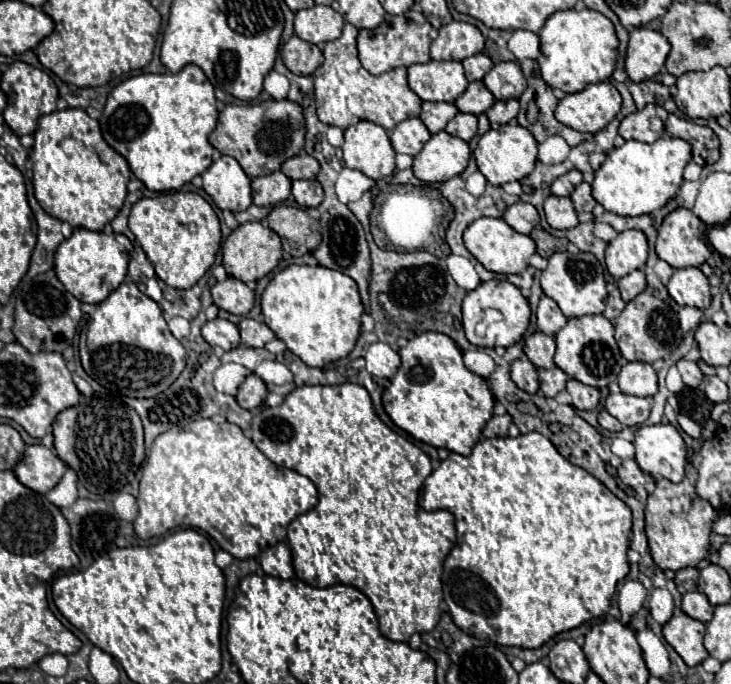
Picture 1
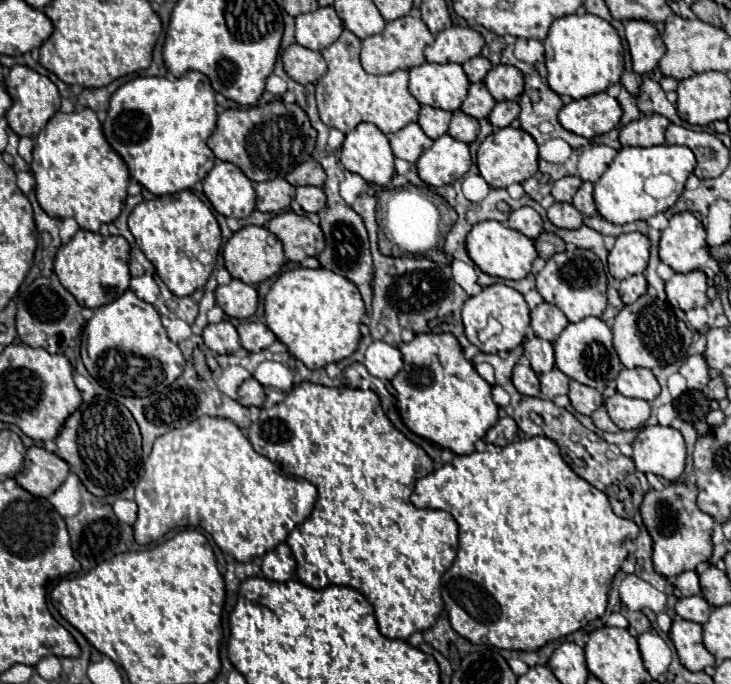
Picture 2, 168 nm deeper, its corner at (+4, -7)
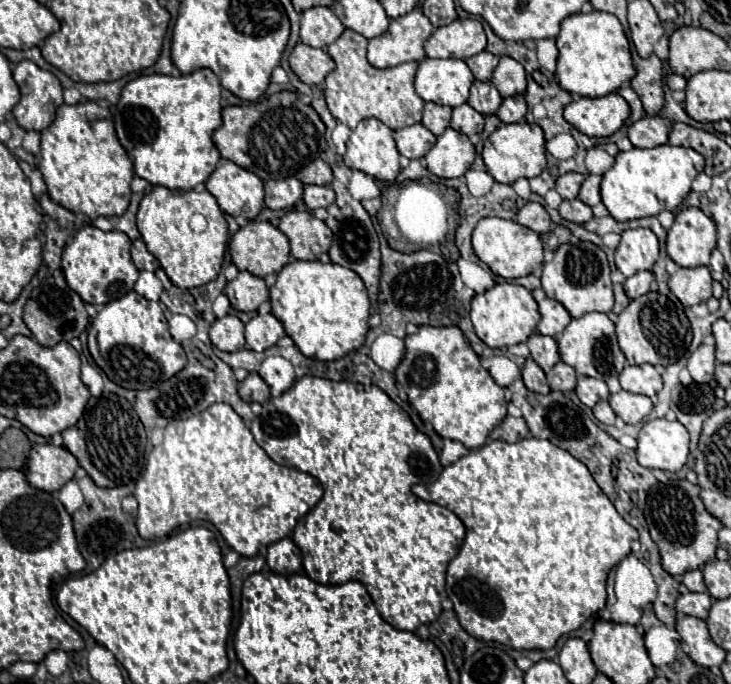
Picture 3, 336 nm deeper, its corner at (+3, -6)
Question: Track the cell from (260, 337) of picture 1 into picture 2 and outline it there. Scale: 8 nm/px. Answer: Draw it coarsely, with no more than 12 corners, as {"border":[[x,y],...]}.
{"border":[[264,322],[238,326],[248,352],[262,352],[276,334]]}

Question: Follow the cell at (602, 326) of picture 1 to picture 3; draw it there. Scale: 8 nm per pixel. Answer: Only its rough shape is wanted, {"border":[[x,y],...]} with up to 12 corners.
{"border":[[605,313],[571,319],[557,337],[563,363],[607,381],[625,367]]}

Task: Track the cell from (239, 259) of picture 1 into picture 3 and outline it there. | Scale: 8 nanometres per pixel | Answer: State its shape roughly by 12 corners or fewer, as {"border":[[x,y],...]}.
{"border":[[249,221],[229,241],[231,261],[257,277],[281,271],[289,239]]}

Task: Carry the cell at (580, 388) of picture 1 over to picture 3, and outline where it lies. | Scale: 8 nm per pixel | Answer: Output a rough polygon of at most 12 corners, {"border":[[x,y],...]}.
{"border":[[577,375],[579,401],[593,407],[609,397],[605,381]]}

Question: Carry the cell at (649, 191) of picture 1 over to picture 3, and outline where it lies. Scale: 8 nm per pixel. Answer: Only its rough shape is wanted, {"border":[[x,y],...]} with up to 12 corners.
{"border":[[689,147],[615,155],[601,199],[617,221],[675,211],[703,171]]}

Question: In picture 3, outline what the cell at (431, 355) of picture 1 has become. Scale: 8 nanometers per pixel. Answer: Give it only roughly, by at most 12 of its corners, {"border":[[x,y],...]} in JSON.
{"border":[[459,327],[405,337],[395,379],[421,421],[479,449],[507,415]]}

